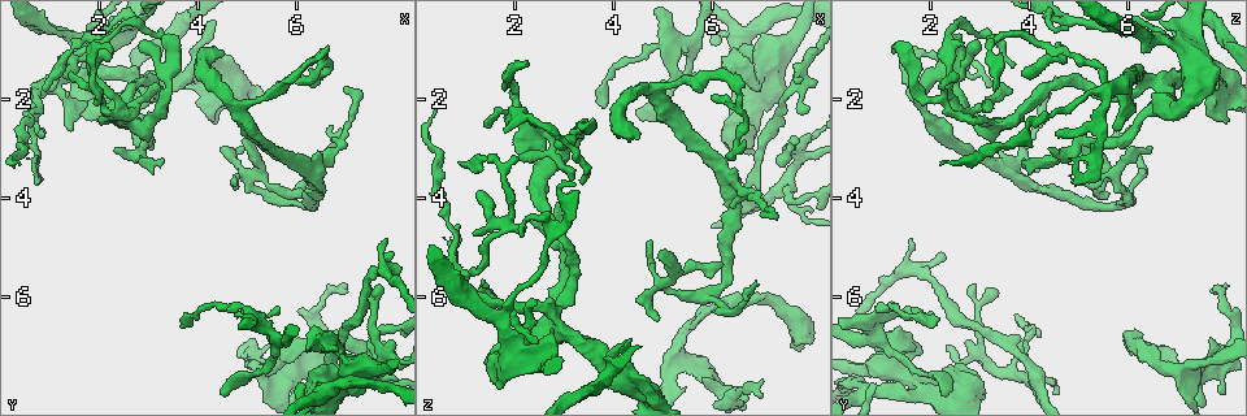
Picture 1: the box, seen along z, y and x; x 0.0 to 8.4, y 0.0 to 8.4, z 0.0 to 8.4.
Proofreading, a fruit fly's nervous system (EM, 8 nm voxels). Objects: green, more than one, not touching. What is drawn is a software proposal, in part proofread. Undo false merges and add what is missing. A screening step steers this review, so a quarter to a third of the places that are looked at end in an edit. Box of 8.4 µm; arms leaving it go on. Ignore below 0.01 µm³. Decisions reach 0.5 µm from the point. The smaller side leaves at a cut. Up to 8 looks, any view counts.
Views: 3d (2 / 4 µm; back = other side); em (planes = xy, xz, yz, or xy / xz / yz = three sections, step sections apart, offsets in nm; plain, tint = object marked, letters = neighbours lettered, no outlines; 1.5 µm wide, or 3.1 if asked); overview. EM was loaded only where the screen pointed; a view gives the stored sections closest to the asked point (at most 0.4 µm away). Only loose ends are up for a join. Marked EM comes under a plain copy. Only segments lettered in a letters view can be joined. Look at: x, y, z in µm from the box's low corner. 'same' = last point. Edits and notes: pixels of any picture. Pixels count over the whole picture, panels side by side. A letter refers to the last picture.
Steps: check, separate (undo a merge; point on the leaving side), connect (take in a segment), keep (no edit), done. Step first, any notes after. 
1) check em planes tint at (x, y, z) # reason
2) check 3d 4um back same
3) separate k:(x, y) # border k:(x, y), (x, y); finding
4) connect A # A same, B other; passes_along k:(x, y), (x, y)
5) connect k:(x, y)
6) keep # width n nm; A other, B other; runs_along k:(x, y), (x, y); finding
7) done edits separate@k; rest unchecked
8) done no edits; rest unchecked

check em planes tint at (6.30, 4.15, 5.25) # three-way junction

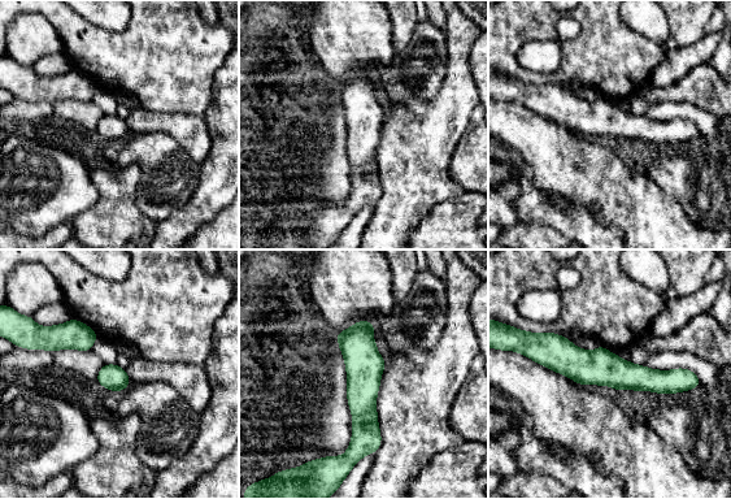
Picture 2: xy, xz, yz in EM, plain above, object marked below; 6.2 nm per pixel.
check em planes letters same # see the neighbours

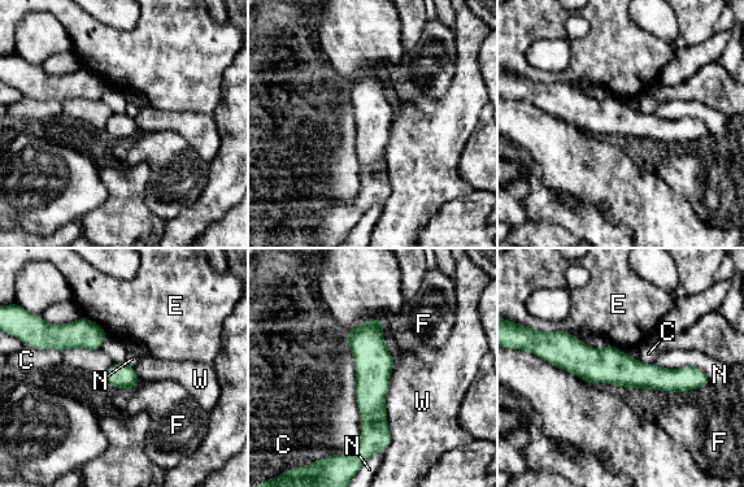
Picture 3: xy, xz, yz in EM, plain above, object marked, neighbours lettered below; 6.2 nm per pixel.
keep # C other, E other, F other, N other, W other; border 3:(395, 359), (383, 453); continuous, no second neuron

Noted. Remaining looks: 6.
check 3d 4um back at (2.20, 1.10, 1.30) # free end

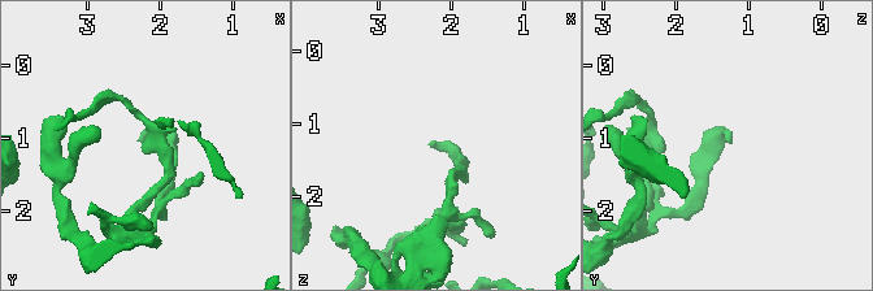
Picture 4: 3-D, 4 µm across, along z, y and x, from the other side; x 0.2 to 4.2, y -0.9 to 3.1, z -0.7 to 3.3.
check em xz step 8 letters at (2.25, 1.05, 1.30) # need the tissue

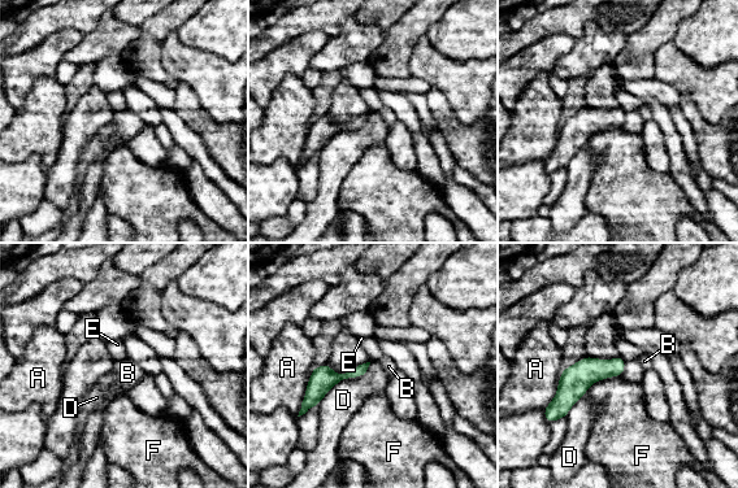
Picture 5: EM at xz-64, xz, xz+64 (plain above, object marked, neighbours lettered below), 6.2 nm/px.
keep # A other, B other, D other, E other, F other; border 5:(620, 375), (595, 380), (585, 392); none of them fits

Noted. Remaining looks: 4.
check 3d 4um at (1.65, 2.05, 7.20) # abrupt turn

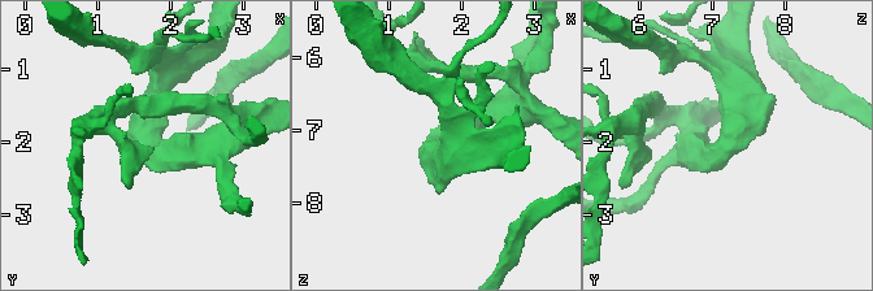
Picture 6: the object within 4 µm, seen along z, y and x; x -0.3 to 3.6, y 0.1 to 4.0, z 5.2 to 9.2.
check em planes tint at (1.65, 2.05, 7.15) # arm_widths 340, 380 nm; shape alone is not enough

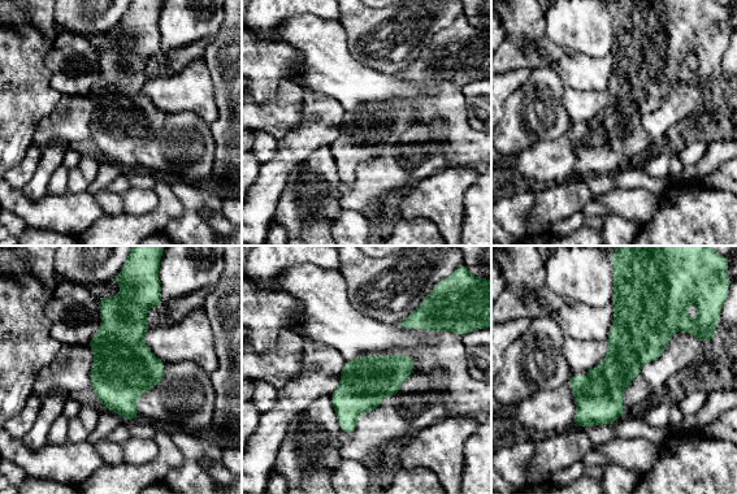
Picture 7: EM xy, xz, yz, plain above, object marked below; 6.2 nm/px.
check em planes letters same

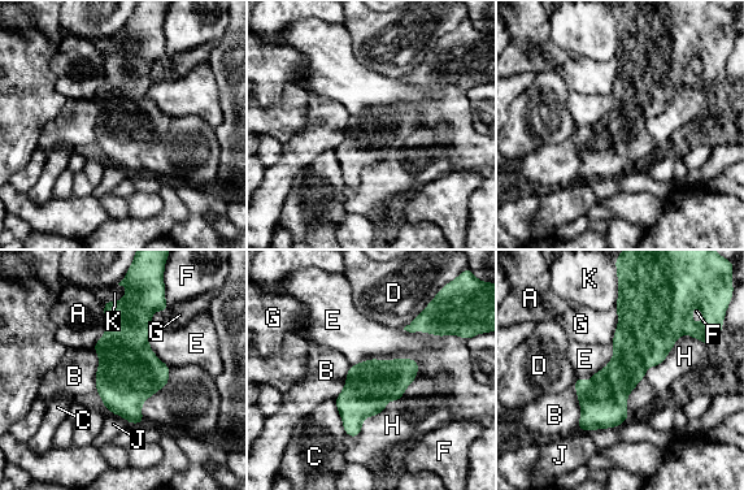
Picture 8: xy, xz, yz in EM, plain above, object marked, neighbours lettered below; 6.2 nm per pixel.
keep # width 260 nm; A other, B other, C other, D other, E other, F other, G other, H other, J other, K other; all the same neuron

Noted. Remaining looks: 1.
done no edits; rest unchecked

